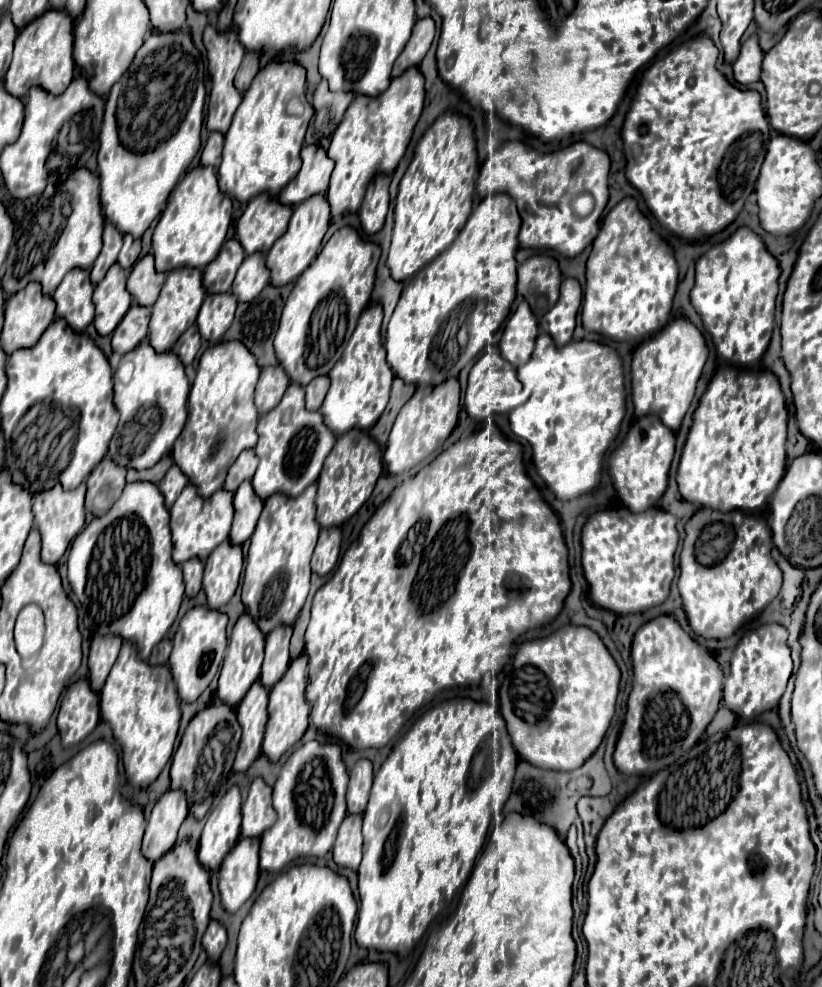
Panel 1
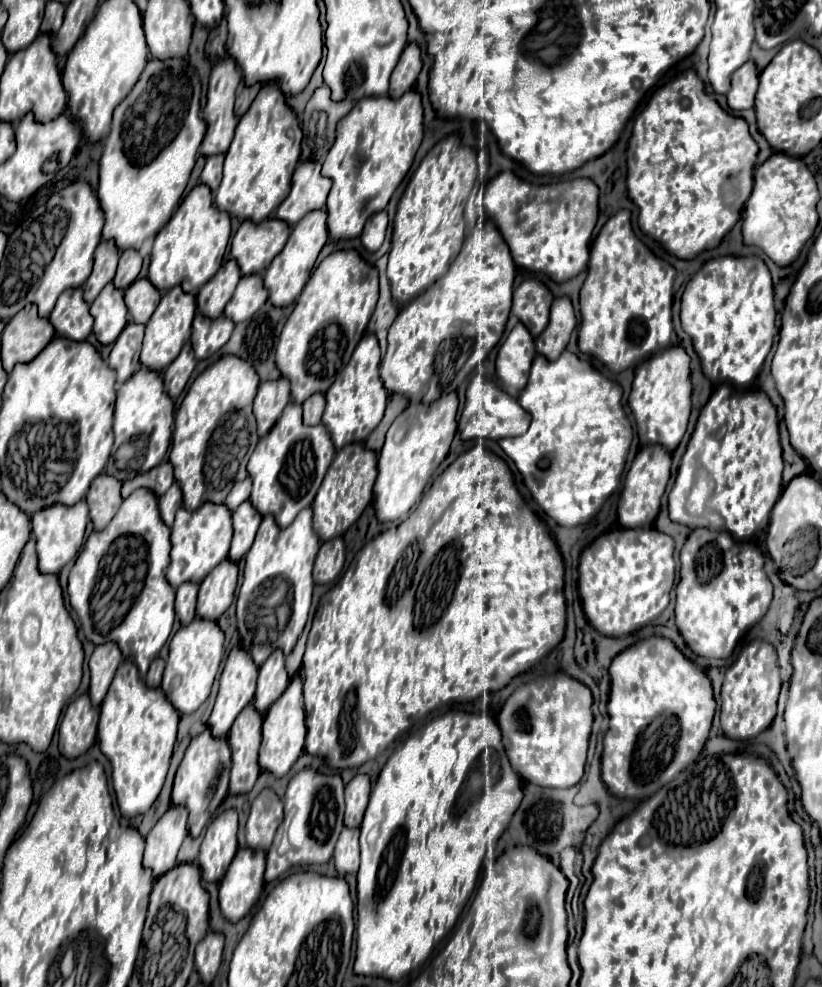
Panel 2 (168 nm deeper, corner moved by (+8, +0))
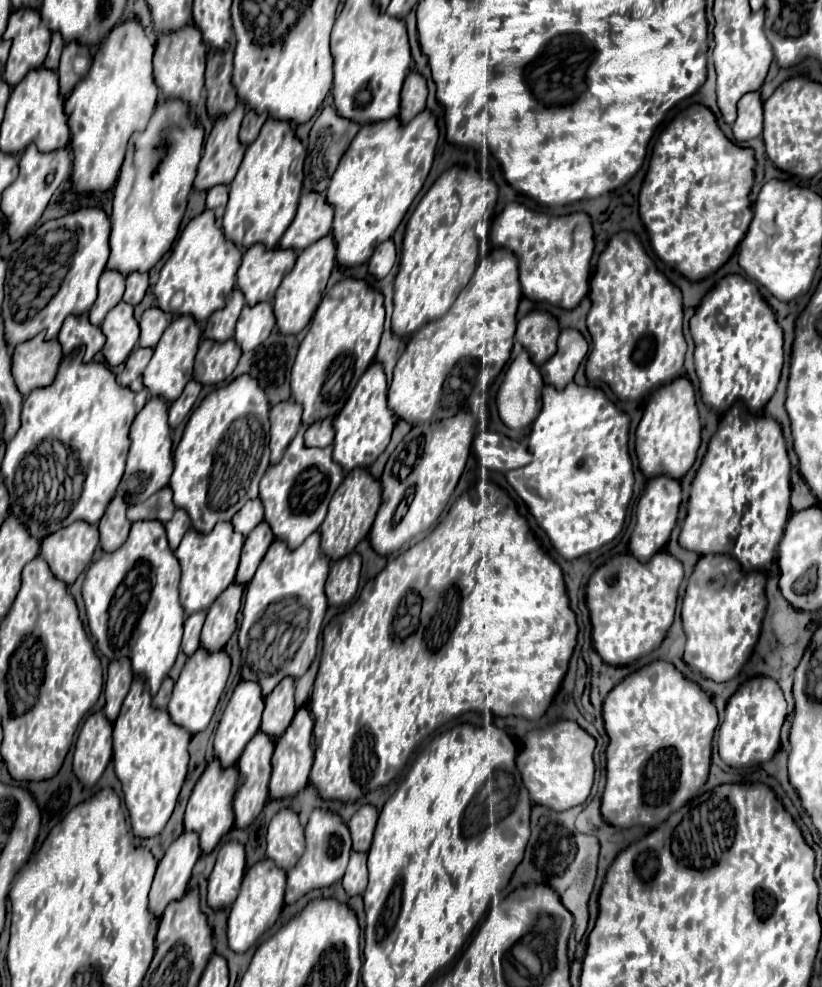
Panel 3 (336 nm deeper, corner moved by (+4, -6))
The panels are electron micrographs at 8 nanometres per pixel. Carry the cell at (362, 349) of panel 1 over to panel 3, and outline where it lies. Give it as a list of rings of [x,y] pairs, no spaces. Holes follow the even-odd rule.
[[[372,362],[366,372],[360,376],[354,386],[350,398],[344,408],[334,418],[334,460],[344,468],[344,472],[356,466],[370,466],[388,446],[392,428],[396,424],[394,412],[388,408],[388,382],[384,376],[384,366],[380,362]]]

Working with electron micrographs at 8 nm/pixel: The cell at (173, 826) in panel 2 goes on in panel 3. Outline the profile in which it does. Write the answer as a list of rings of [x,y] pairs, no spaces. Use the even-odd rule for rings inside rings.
[[[182,832],[164,852],[158,862],[154,882],[150,888],[150,910],[160,918],[164,906],[172,900],[182,898],[188,888],[192,866],[202,854],[198,836],[192,832]]]

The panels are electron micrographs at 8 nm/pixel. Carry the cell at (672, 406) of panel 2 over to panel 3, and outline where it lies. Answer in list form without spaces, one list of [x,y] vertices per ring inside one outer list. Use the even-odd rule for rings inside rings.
[[[678,376],[672,382],[660,386],[648,398],[642,420],[636,428],[636,454],[640,470],[646,478],[656,474],[668,474],[680,480],[696,460],[700,446],[700,420],[696,408],[696,394],[688,378]]]

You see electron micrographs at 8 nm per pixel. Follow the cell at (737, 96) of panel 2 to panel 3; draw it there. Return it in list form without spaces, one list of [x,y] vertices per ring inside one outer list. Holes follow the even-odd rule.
[[[752,90],[752,92],[746,92],[738,102],[734,138],[742,142],[760,134],[762,134],[762,98],[758,90]]]

